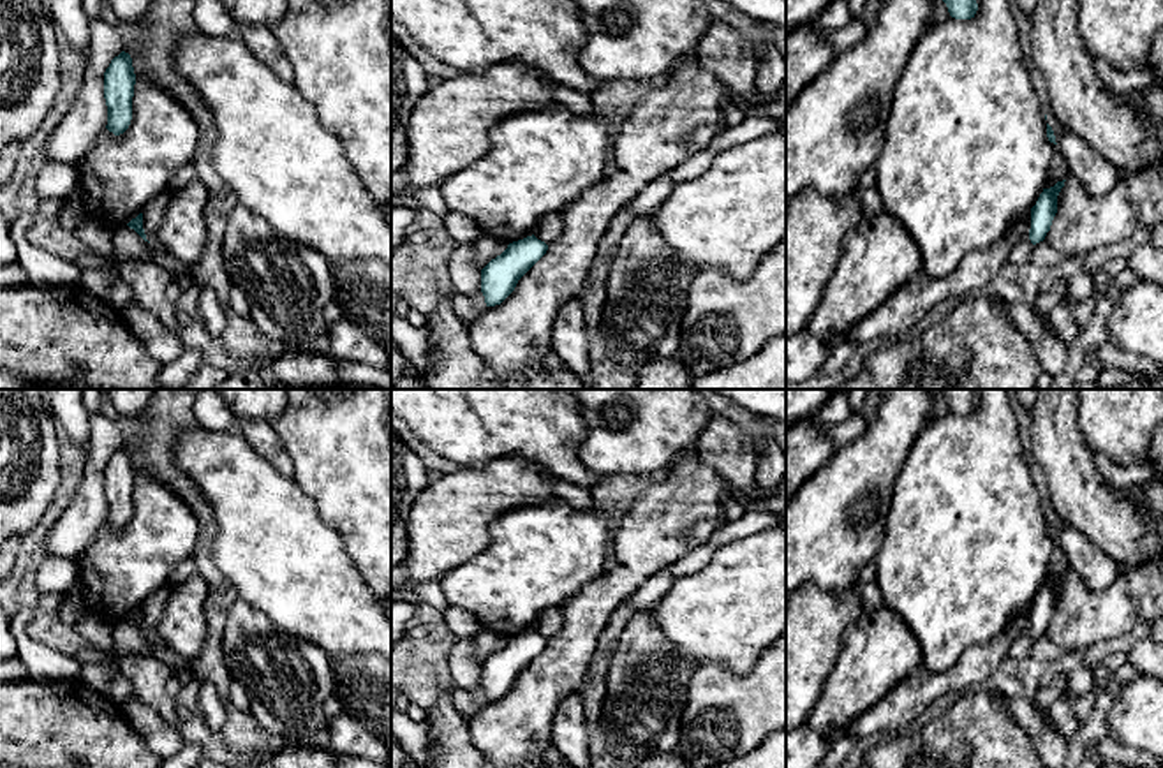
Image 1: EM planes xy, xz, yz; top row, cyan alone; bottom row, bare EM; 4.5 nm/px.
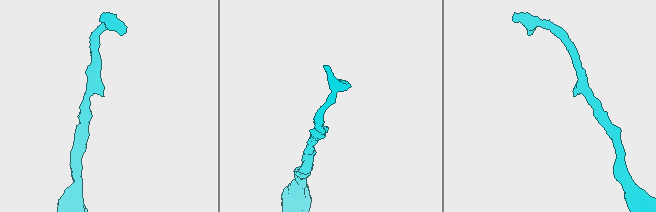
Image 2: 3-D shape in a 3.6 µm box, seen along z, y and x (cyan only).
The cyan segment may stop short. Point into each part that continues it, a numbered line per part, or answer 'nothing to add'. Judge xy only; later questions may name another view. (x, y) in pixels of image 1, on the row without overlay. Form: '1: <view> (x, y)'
nothing to add

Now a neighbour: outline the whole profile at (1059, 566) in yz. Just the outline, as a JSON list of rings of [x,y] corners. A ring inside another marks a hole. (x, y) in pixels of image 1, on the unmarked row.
[[[1056,546],[1048,565],[1048,574],[1043,583],[1050,583],[1057,576],[1066,574],[1068,571],[1070,571],[1068,557],[1061,546]]]

